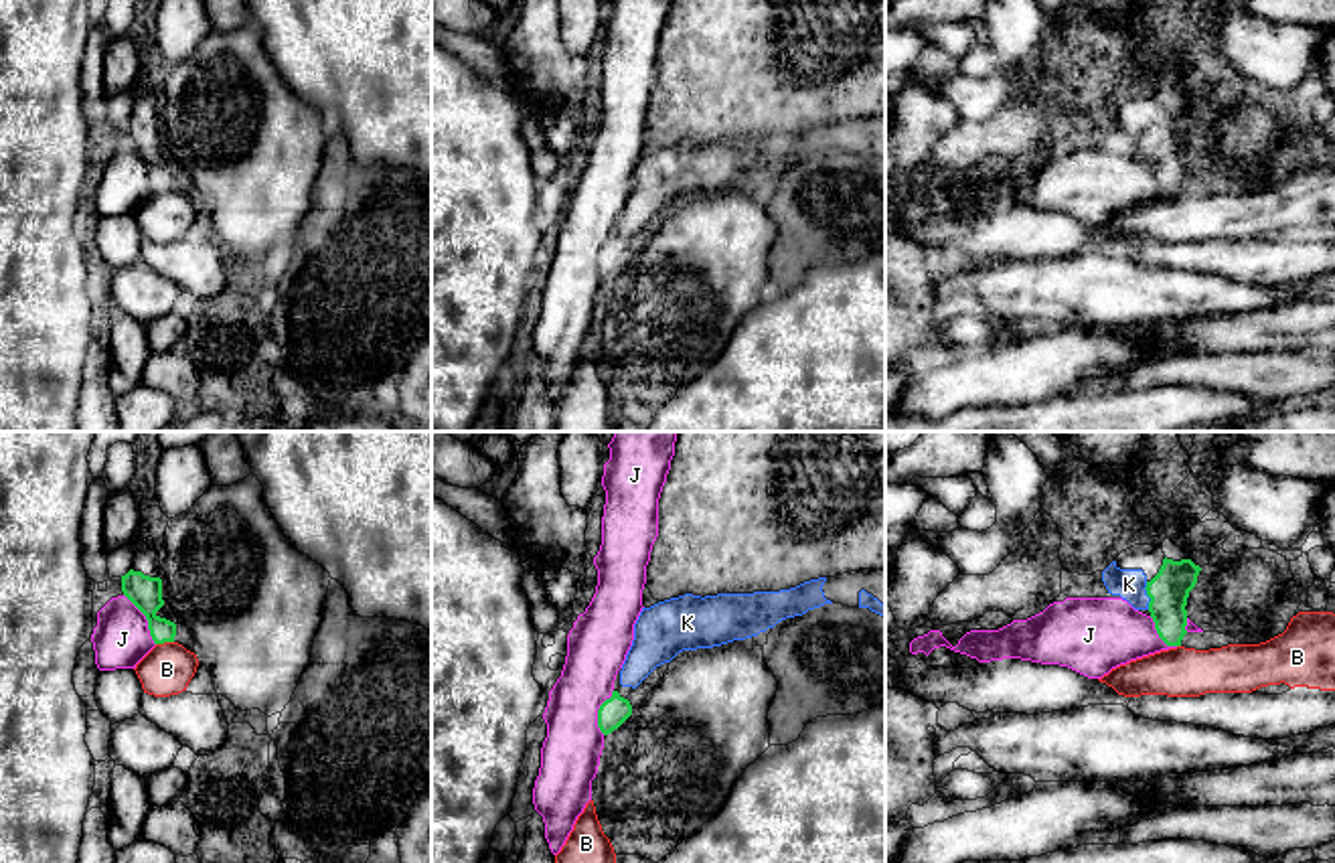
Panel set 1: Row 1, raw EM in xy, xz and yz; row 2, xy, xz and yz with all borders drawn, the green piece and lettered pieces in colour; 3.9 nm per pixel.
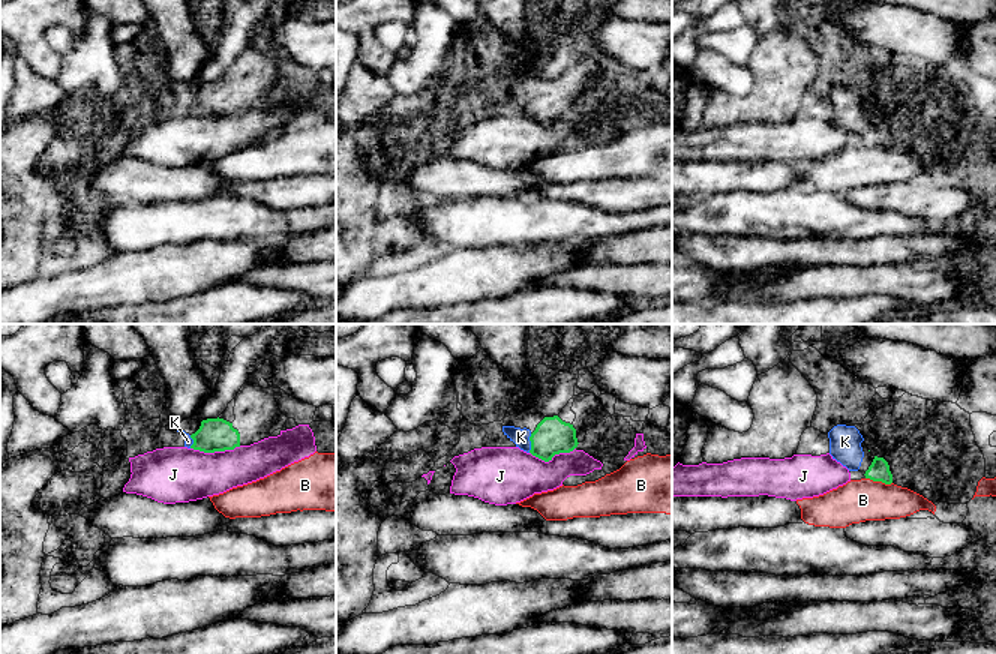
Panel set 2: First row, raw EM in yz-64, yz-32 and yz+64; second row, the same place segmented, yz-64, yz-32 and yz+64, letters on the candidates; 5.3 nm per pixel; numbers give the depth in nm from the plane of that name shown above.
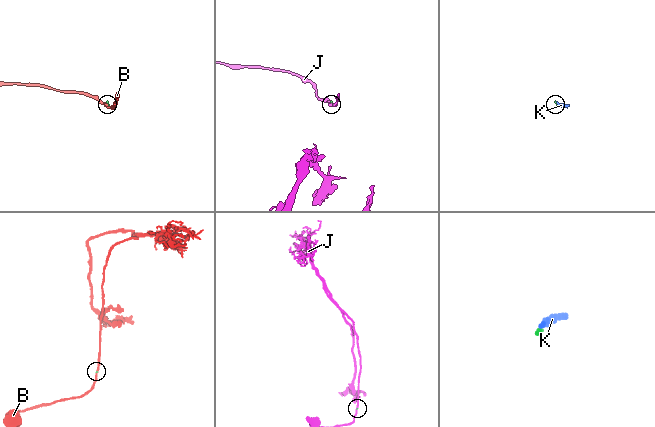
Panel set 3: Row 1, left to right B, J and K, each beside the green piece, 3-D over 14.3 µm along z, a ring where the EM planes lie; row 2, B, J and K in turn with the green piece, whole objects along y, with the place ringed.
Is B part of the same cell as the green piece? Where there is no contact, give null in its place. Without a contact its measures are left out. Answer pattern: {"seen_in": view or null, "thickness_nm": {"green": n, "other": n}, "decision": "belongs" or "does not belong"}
{"seen_in": "xy", "thickness_nm": {"green": 140, "other": 200}, "decision": "does not belong"}

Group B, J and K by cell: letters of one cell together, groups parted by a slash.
B / J / K

